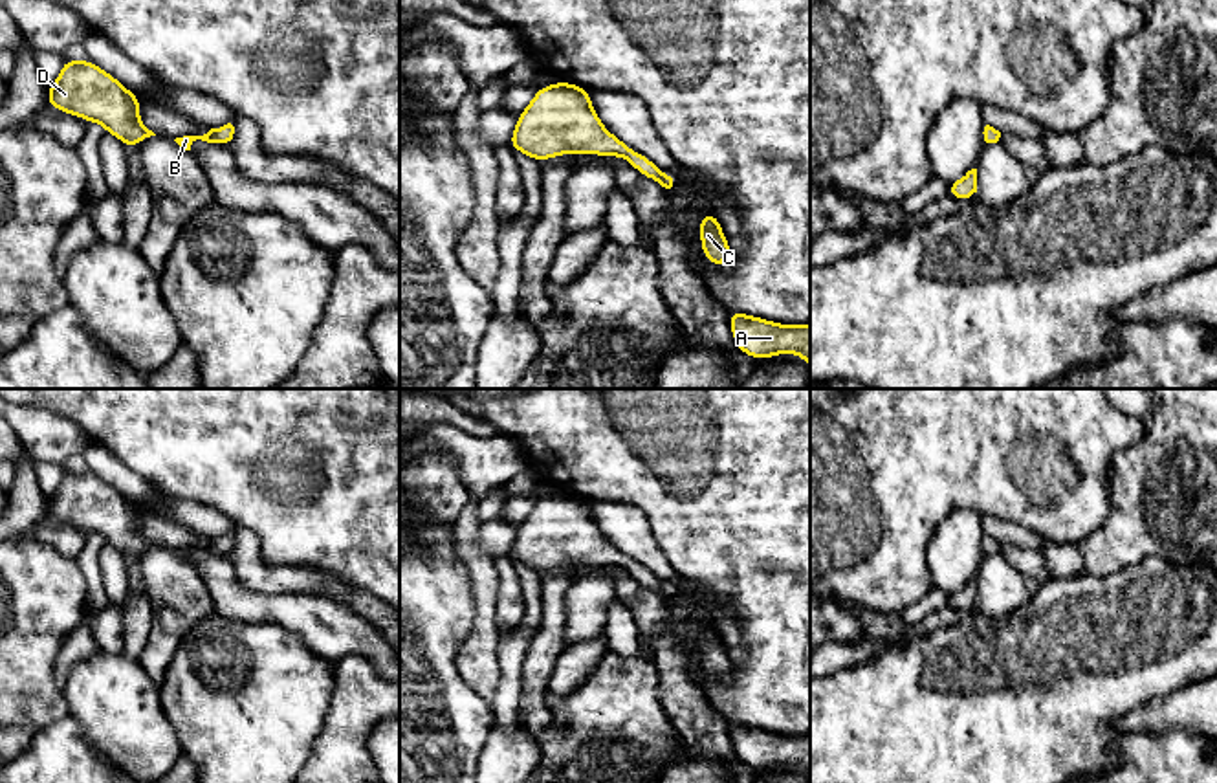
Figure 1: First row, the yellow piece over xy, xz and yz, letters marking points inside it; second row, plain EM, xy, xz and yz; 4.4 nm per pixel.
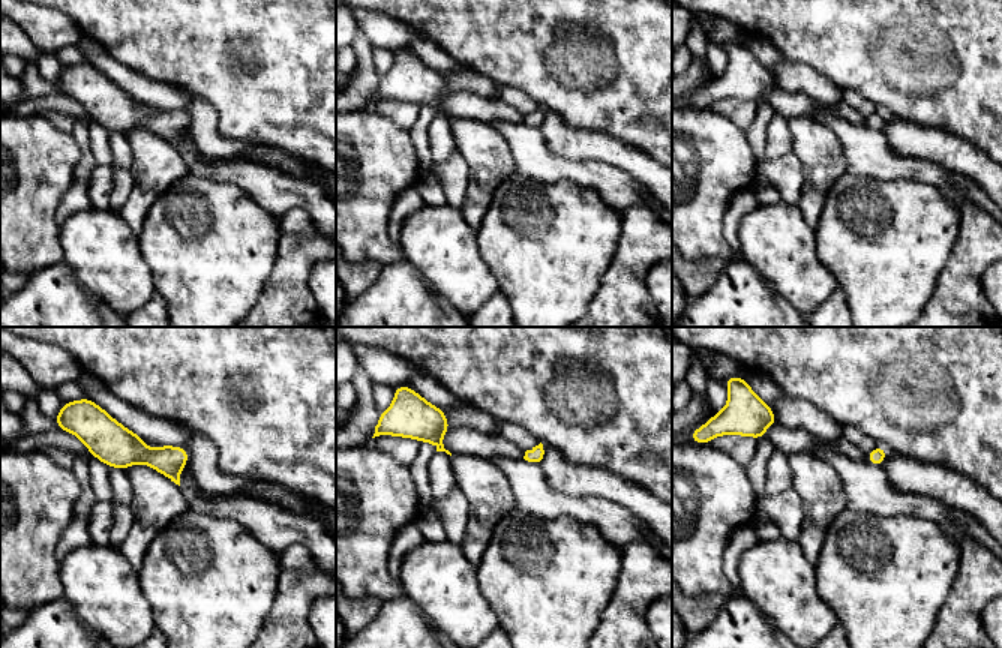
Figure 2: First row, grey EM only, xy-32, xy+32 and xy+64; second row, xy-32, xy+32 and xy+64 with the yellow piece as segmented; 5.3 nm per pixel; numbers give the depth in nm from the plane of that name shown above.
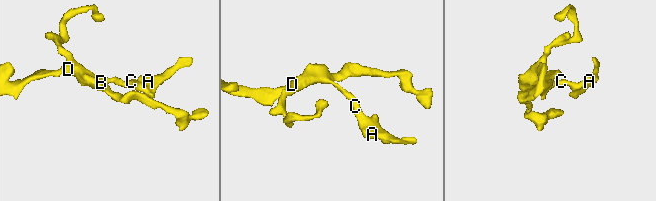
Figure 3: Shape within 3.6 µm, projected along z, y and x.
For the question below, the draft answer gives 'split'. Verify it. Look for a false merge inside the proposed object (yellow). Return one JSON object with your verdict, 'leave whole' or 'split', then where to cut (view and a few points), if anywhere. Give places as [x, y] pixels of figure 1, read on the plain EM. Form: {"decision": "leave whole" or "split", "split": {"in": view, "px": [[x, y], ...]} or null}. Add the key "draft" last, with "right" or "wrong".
{"decision": "leave whole", "split": null, "draft": "wrong"}

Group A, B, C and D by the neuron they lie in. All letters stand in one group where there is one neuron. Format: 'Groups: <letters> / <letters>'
Groups: A B C D

